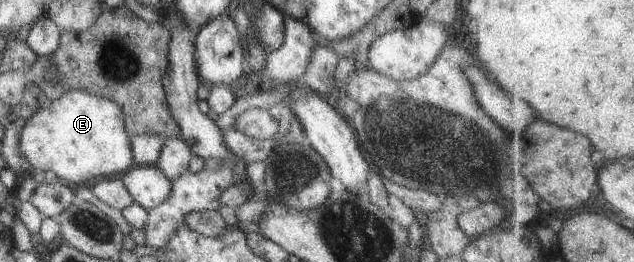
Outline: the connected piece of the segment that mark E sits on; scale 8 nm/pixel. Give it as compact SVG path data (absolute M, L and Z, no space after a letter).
M77 90L66 91L25 120L18 135L18 153L30 170L51 171L57 179L75 187L89 185L95 177L125 172L133 164L130 138L125 133L120 107L108 99Z

